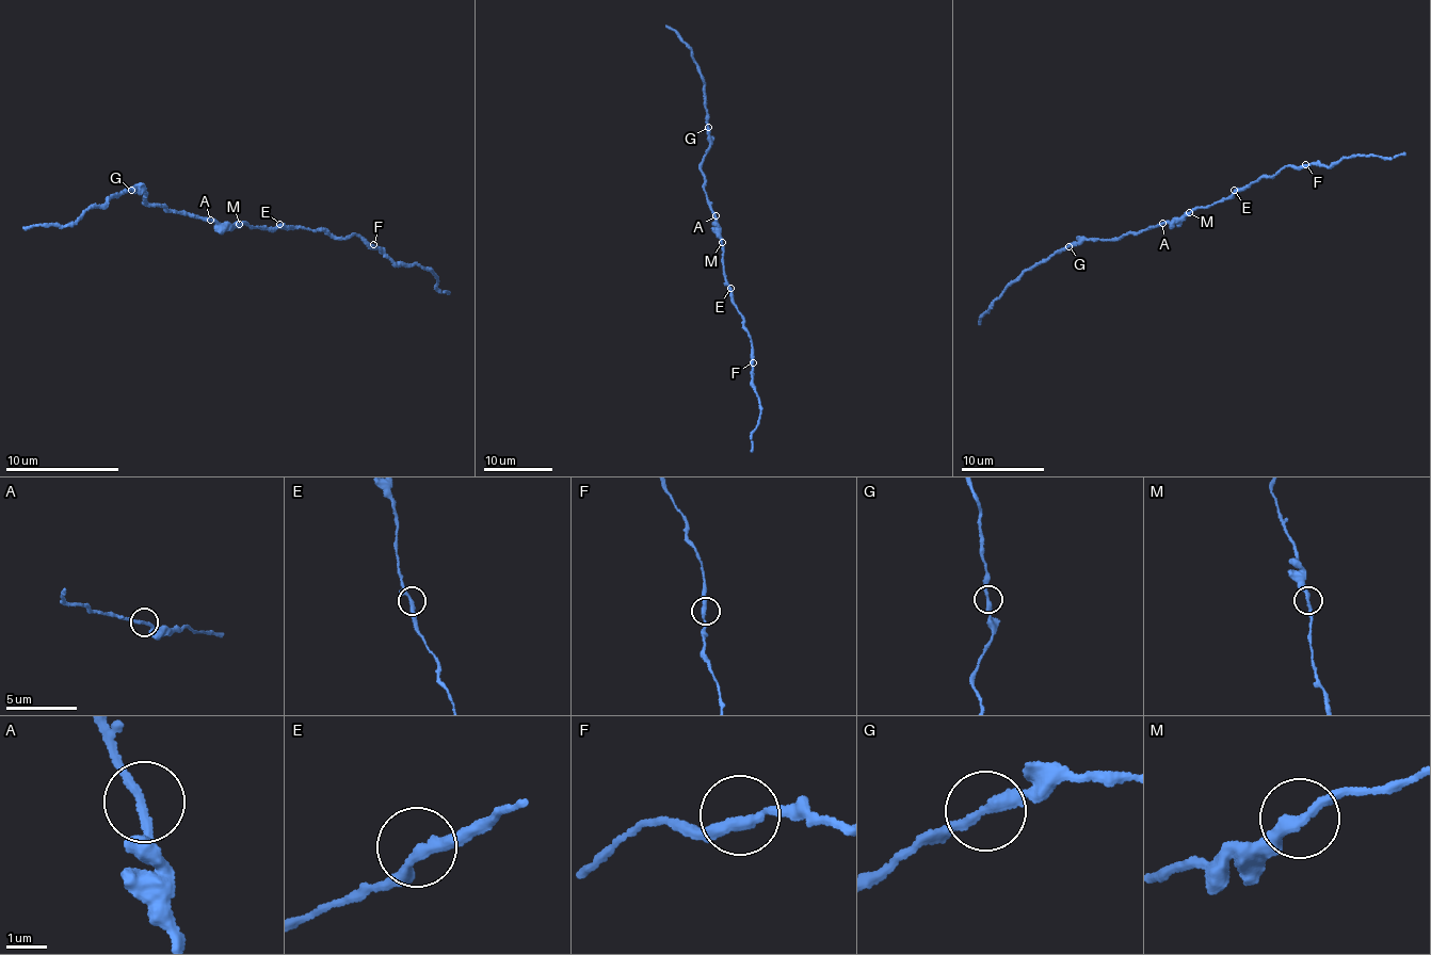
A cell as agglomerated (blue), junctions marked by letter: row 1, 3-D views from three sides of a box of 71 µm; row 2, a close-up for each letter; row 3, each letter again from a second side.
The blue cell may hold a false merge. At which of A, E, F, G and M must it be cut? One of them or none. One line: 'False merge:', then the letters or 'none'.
False merge: none

